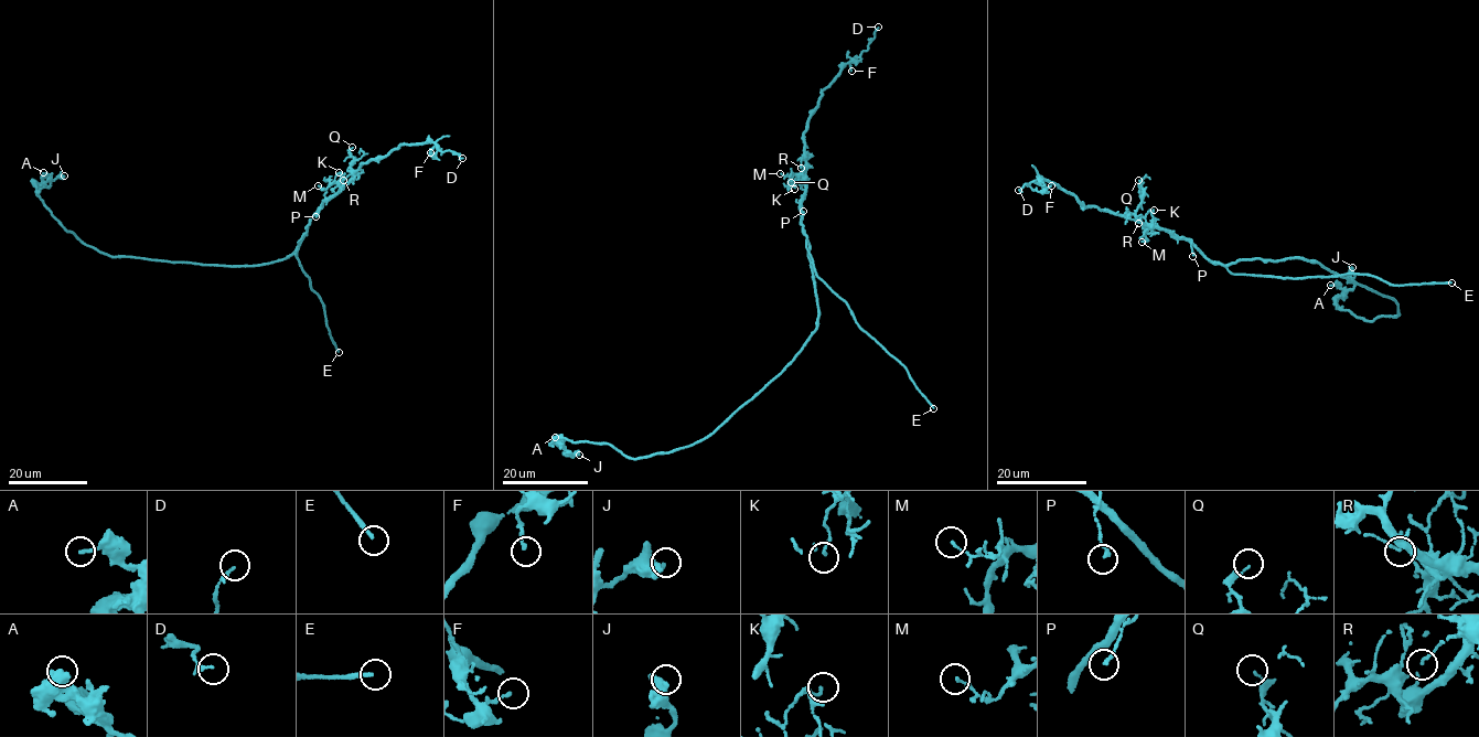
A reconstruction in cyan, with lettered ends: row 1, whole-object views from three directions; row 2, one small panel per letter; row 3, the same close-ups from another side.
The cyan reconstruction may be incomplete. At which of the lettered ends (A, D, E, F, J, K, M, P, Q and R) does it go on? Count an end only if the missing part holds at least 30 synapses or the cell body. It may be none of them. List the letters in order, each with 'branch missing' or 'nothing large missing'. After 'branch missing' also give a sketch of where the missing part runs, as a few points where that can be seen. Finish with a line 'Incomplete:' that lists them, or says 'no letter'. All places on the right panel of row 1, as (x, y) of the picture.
A: nothing large missing
D: nothing large missing
E: branch missing
F: nothing large missing
J: nothing large missing
K: nothing large missing
M: nothing large missing
P: nothing large missing
Q: nothing large missing
R: nothing large missing
Incomplete: E

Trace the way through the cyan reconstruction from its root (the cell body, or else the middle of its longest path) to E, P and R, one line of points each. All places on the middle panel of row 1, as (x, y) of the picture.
E: (816, 327), (818, 306), (806, 241), (816, 276), (842, 299), (860, 328), (904, 366), (933, 408)
P: (816, 327), (818, 306), (810, 246), (801, 222), (803, 211)
R: (816, 327), (817, 298), (808, 242), (801, 222), (806, 162), (803, 159), (801, 168)

